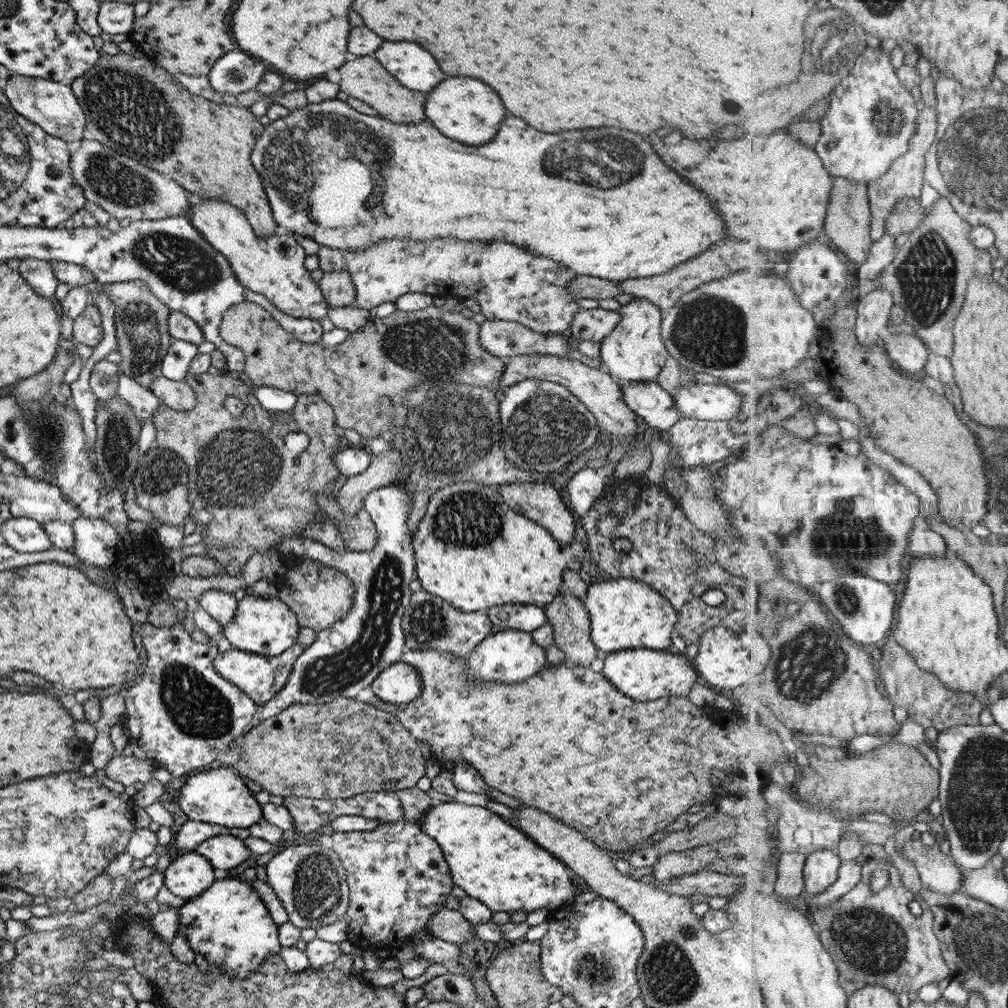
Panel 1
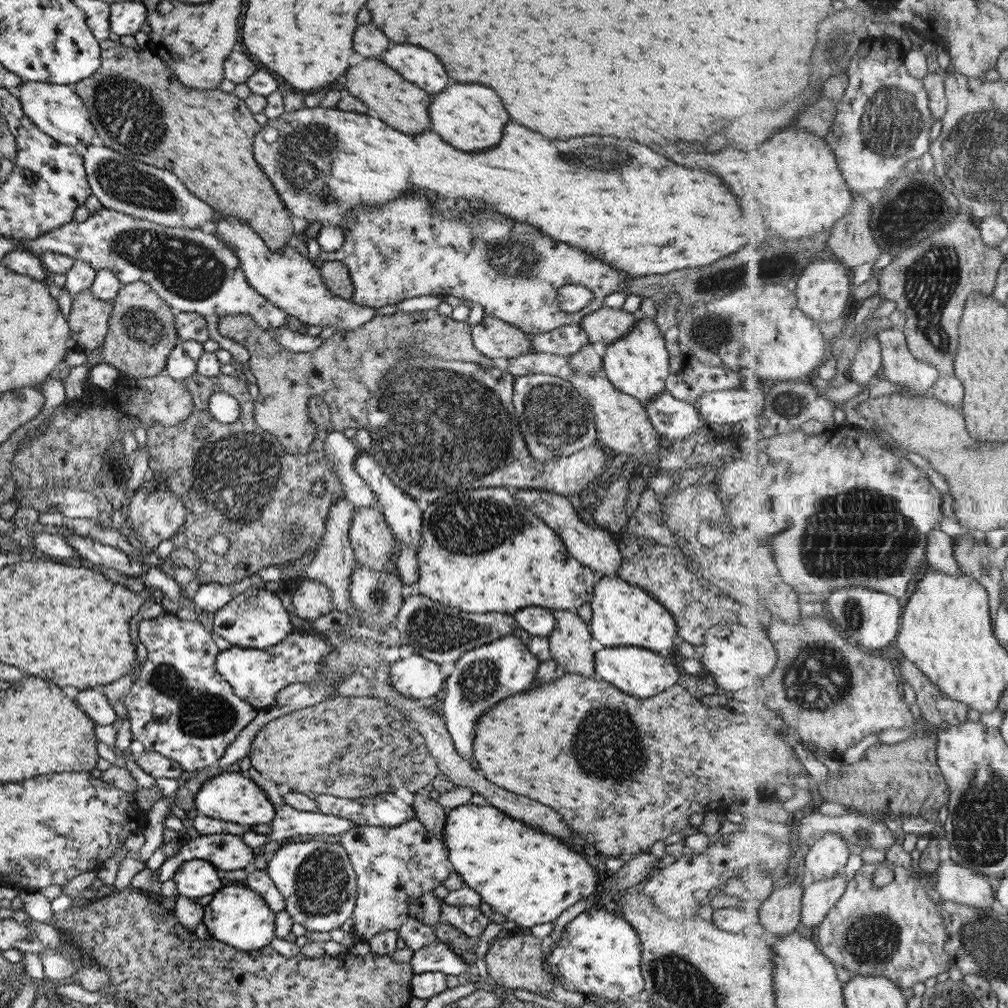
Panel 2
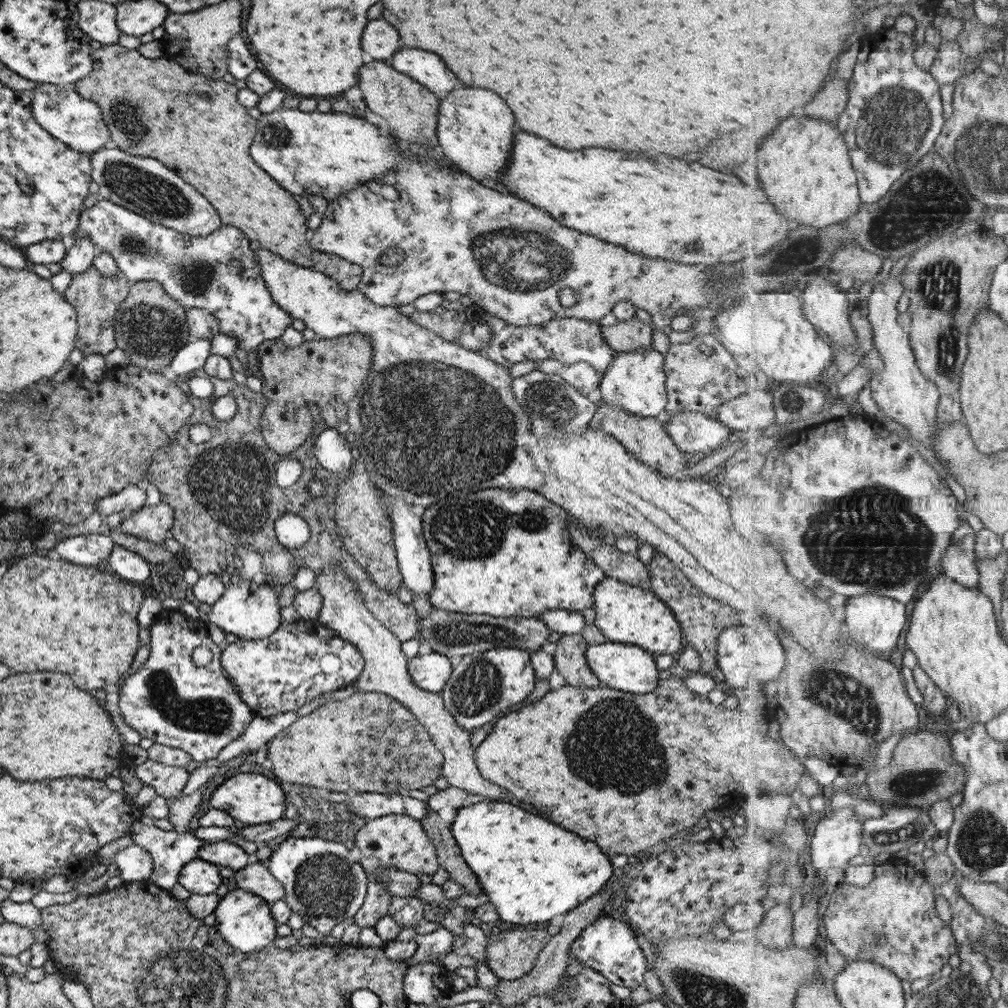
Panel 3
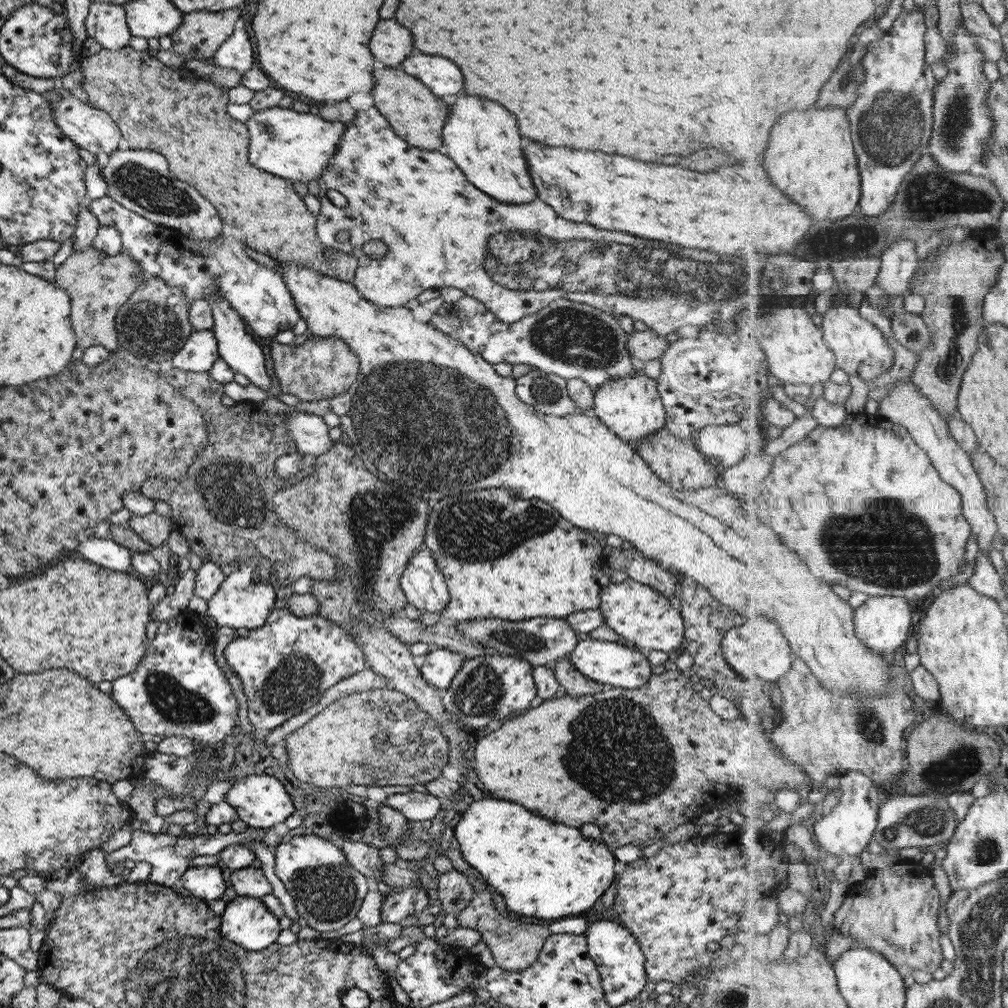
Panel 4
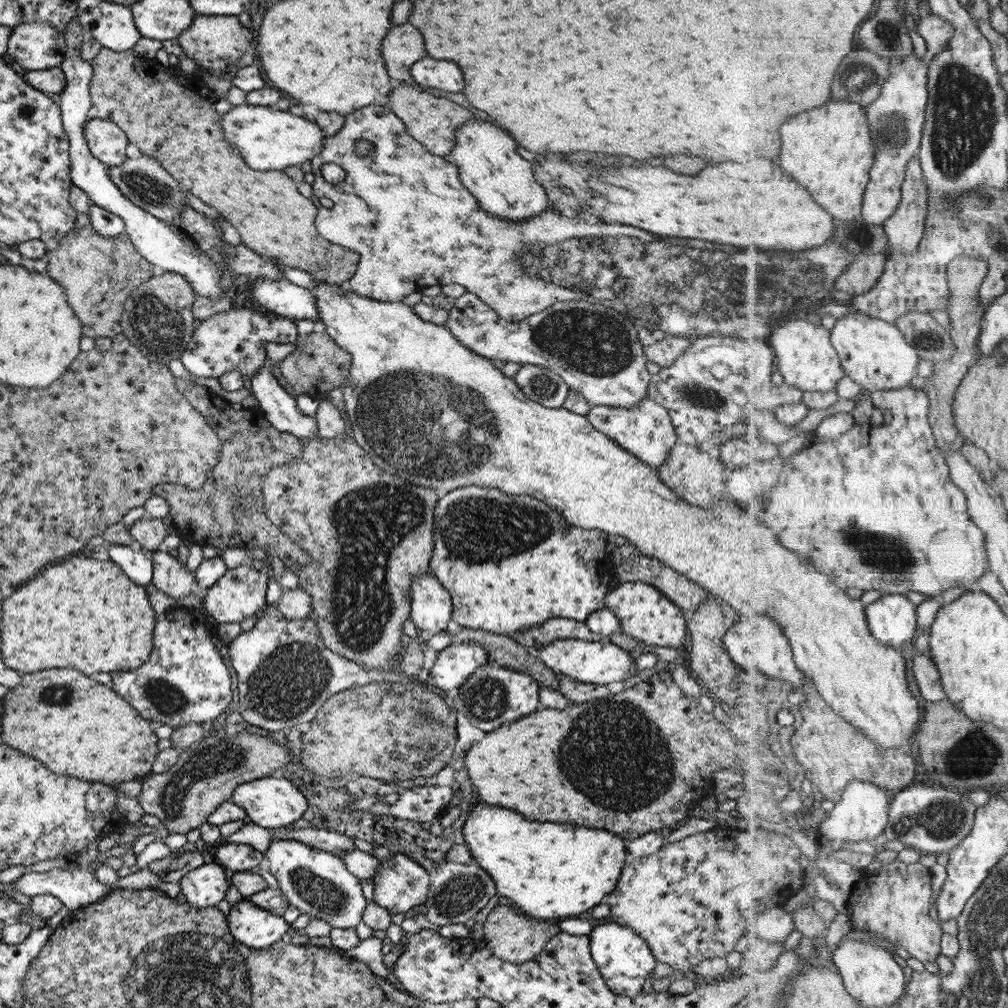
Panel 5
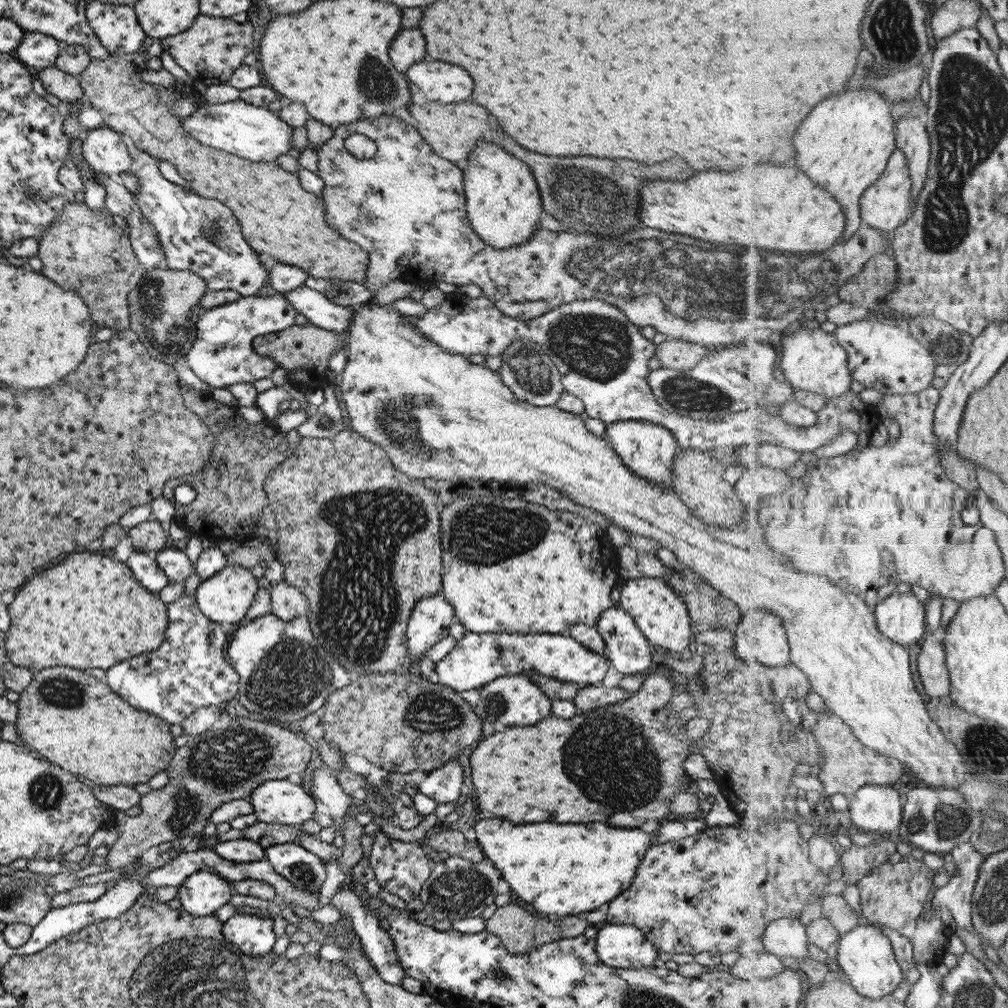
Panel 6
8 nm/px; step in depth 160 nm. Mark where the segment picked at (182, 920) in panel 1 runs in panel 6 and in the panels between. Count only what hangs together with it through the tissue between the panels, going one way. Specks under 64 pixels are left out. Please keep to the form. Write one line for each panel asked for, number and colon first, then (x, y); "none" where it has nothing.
2: (236, 916)
3: (243, 920)
4: (245, 921)
5: (255, 928)
6: (253, 935)

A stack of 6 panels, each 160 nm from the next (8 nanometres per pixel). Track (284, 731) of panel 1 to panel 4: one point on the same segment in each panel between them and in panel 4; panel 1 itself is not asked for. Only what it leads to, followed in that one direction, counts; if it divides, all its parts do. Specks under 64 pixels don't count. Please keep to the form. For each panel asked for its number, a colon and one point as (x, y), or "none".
2: (351, 747)
3: (368, 742)
4: (380, 737)

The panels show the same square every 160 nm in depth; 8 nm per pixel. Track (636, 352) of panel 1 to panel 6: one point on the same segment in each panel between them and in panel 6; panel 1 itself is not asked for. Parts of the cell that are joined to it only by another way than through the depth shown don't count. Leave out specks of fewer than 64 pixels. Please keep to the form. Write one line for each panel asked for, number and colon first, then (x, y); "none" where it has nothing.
2: (637, 363)
3: (634, 380)
4: (630, 406)
5: (645, 431)
6: (647, 449)

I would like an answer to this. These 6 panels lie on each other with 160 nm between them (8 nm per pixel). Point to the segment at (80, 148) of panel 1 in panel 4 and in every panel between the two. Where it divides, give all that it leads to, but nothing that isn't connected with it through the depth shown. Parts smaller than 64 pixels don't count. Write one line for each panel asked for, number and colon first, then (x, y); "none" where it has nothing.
2: (128, 186)
3: (143, 185)
4: (140, 181)

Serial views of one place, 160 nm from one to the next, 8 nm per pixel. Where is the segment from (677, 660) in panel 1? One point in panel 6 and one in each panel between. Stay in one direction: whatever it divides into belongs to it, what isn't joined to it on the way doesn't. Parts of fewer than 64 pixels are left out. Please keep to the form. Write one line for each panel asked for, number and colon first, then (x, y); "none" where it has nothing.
2: (638, 672)
3: (625, 667)
4: (605, 662)
5: (601, 662)
6: (477, 658)

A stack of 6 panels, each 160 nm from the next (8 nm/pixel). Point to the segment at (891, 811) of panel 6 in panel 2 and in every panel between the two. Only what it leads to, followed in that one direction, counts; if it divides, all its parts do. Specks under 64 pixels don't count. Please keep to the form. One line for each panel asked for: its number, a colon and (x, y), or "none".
2: (829, 855)
3: (837, 839)
4: (845, 830)
5: (863, 813)

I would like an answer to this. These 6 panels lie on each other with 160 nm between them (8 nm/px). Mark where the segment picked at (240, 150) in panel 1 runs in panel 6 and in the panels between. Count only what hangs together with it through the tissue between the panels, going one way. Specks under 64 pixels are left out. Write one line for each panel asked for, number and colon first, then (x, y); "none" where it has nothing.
2: (136, 106)
3: (154, 108)
4: (183, 117)
5: (160, 111)
6: (276, 216)

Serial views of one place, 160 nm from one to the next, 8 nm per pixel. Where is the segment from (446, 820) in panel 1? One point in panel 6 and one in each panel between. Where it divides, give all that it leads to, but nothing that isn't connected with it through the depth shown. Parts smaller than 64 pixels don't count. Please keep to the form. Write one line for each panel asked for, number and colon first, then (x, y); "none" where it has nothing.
2: (529, 878)
3: (530, 870)
4: (542, 870)
5: (551, 871)
6: (563, 869)

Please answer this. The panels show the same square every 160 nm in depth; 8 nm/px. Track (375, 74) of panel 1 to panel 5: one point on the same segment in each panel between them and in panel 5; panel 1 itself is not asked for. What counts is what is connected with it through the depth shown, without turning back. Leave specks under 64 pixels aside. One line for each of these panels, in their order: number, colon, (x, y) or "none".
2: (400, 105)
3: (408, 109)
4: (413, 113)
5: (431, 121)

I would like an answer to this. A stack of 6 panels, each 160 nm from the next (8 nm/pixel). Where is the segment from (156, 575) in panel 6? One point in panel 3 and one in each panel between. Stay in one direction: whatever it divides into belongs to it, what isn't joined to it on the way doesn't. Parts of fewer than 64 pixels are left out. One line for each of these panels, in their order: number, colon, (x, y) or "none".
3: (92, 549)
4: (104, 552)
5: (136, 565)

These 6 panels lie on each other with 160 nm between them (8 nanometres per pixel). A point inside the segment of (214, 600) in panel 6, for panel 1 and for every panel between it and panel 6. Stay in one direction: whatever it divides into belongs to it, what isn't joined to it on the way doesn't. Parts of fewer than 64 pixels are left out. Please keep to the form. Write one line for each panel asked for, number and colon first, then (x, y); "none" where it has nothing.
1: (262, 625)
2: (254, 618)
3: (249, 613)
4: (238, 603)
5: (239, 593)

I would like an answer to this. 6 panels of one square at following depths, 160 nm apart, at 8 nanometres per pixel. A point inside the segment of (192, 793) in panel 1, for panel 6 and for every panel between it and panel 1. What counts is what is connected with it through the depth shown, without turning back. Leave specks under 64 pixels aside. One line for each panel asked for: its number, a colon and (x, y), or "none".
2: (230, 797)
3: (252, 798)
4: (260, 801)
5: (270, 802)
6: (273, 801)

